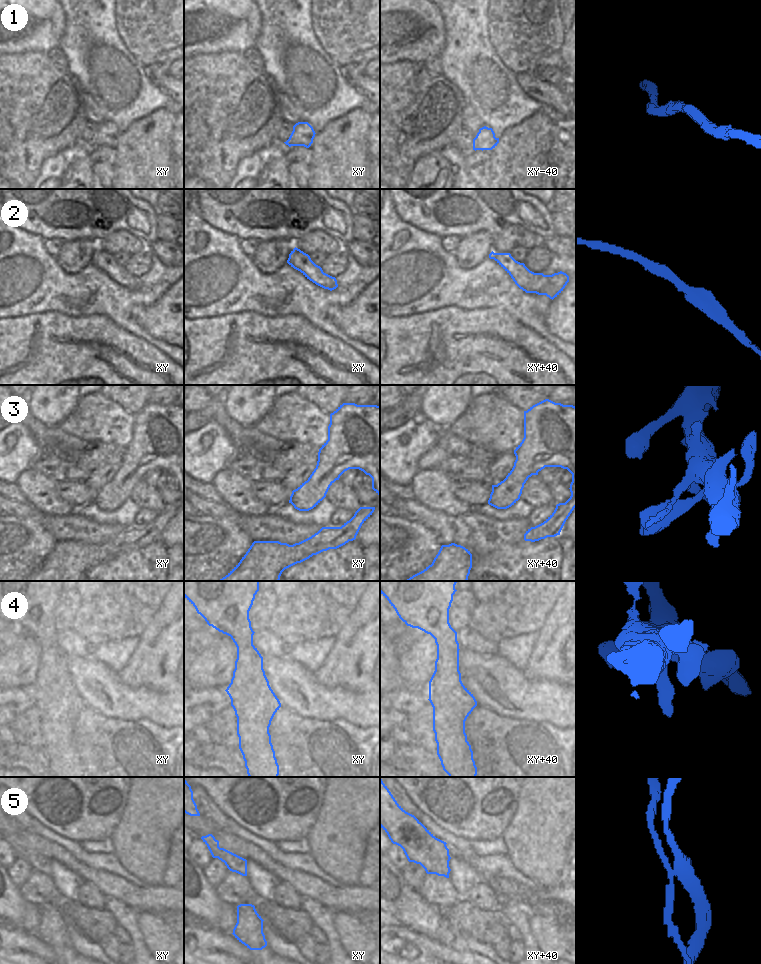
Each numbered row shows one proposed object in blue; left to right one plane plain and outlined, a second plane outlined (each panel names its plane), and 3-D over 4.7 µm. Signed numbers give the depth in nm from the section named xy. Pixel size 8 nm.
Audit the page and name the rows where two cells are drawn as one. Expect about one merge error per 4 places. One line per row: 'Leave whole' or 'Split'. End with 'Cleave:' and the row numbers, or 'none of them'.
1: Leave whole
2: Leave whole
3: Split
4: Leave whole
5: Split
Cleave: 3, 5.

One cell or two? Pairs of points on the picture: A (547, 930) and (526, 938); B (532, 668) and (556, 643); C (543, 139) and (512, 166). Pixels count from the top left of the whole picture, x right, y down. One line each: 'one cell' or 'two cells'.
A: two cells
B: one cell
C: one cell

